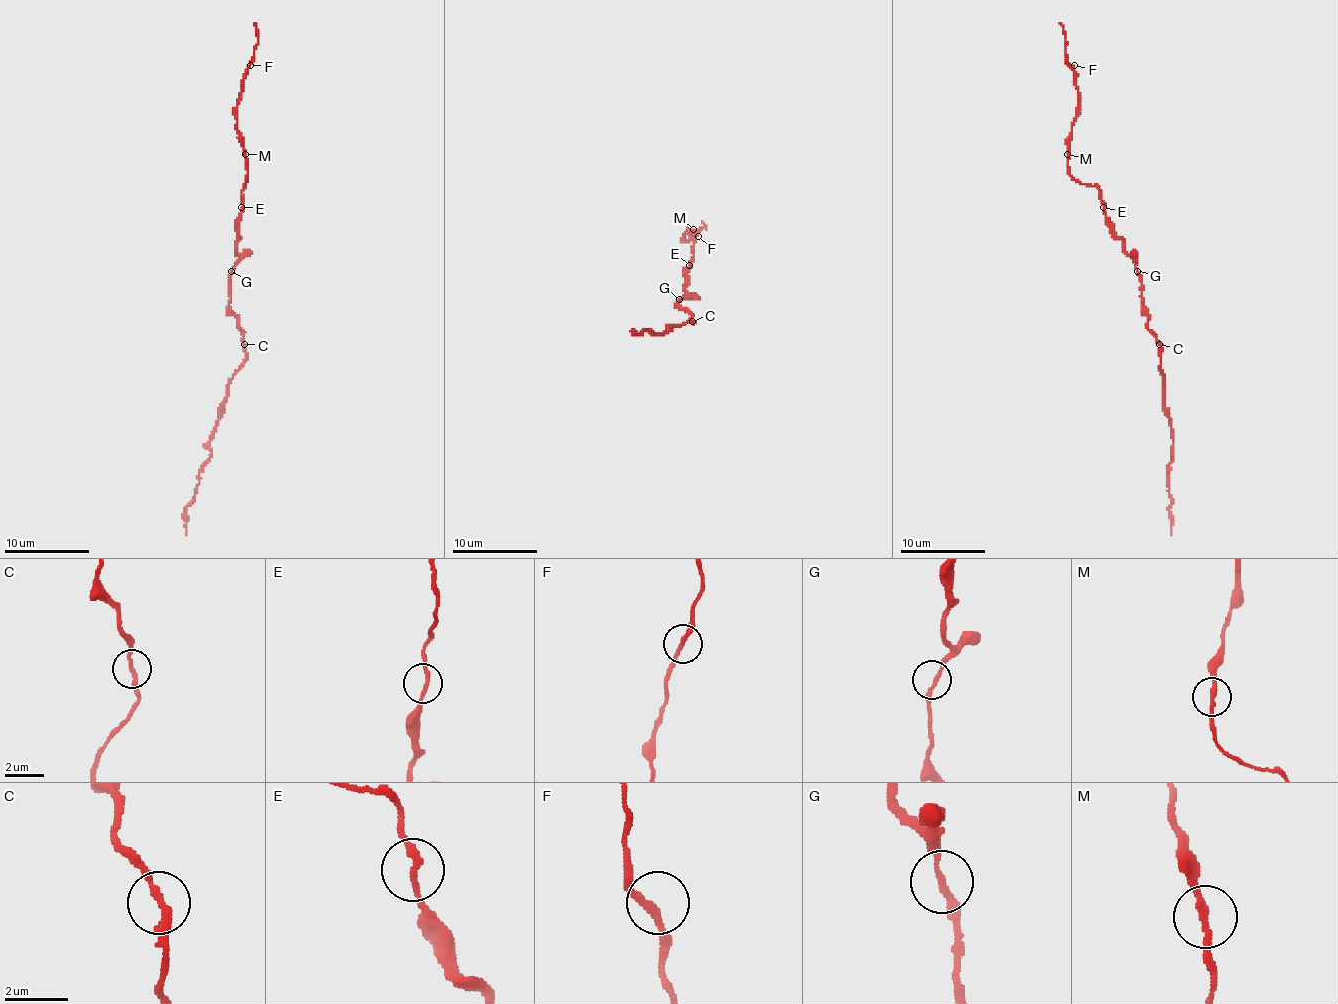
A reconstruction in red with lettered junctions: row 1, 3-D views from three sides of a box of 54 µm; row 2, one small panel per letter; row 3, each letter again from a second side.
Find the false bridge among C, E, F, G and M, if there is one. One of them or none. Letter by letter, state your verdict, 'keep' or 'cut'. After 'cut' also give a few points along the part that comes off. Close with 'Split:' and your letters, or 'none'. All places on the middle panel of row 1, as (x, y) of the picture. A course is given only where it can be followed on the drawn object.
C: keep
E: keep
F: keep
G: keep
M: keep
Split: none

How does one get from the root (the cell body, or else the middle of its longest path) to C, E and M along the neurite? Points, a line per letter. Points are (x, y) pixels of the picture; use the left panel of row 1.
C: (233, 271), (228, 311), (237, 319), (243, 345)
E: (233, 271), (239, 258), (237, 220), (241, 216), (241, 207)
M: (233, 271), (239, 258), (237, 220), (243, 209), (241, 190), (247, 180), (245, 154)

